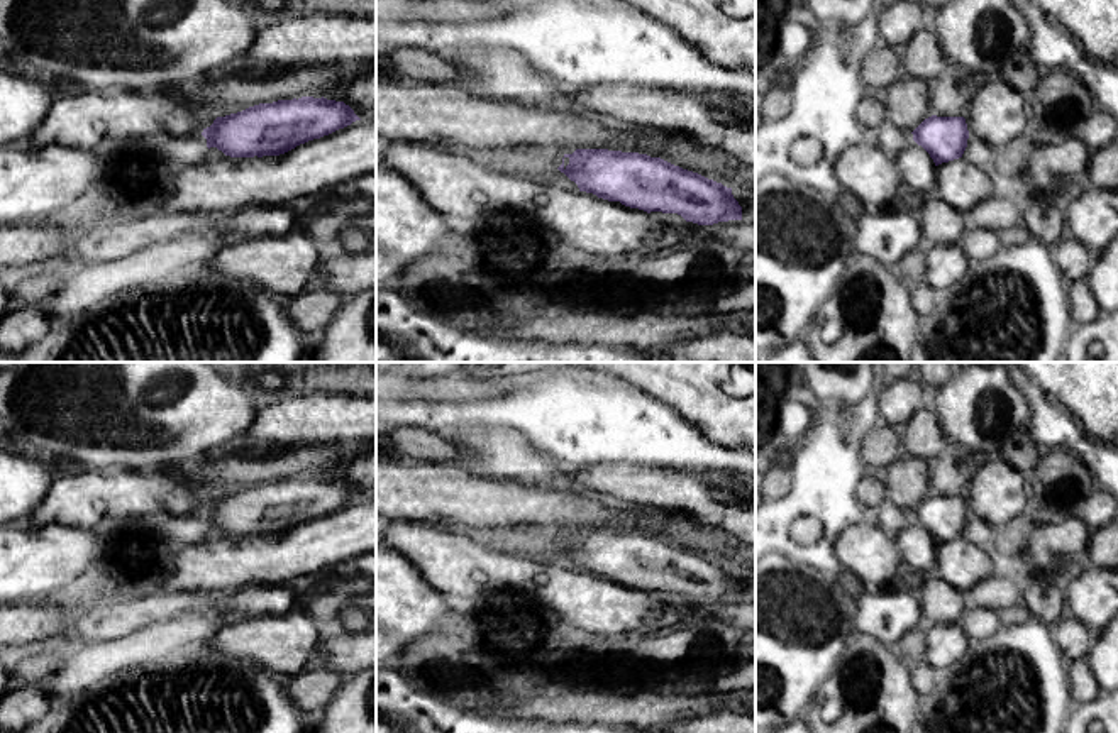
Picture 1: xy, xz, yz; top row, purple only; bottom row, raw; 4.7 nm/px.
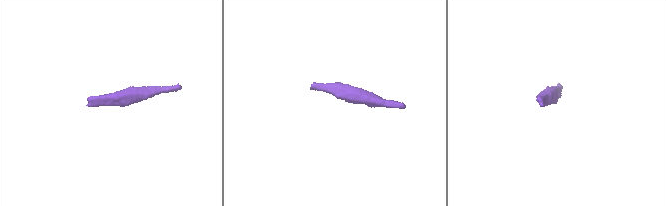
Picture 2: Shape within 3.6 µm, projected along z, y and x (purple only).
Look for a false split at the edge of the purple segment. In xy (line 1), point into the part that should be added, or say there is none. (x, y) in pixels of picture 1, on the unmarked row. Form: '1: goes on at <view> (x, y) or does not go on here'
1: does not go on here

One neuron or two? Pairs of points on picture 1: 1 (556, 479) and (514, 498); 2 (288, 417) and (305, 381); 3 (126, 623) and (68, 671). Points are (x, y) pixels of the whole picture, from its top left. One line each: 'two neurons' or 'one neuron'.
1: two neurons
2: two neurons
3: two neurons

